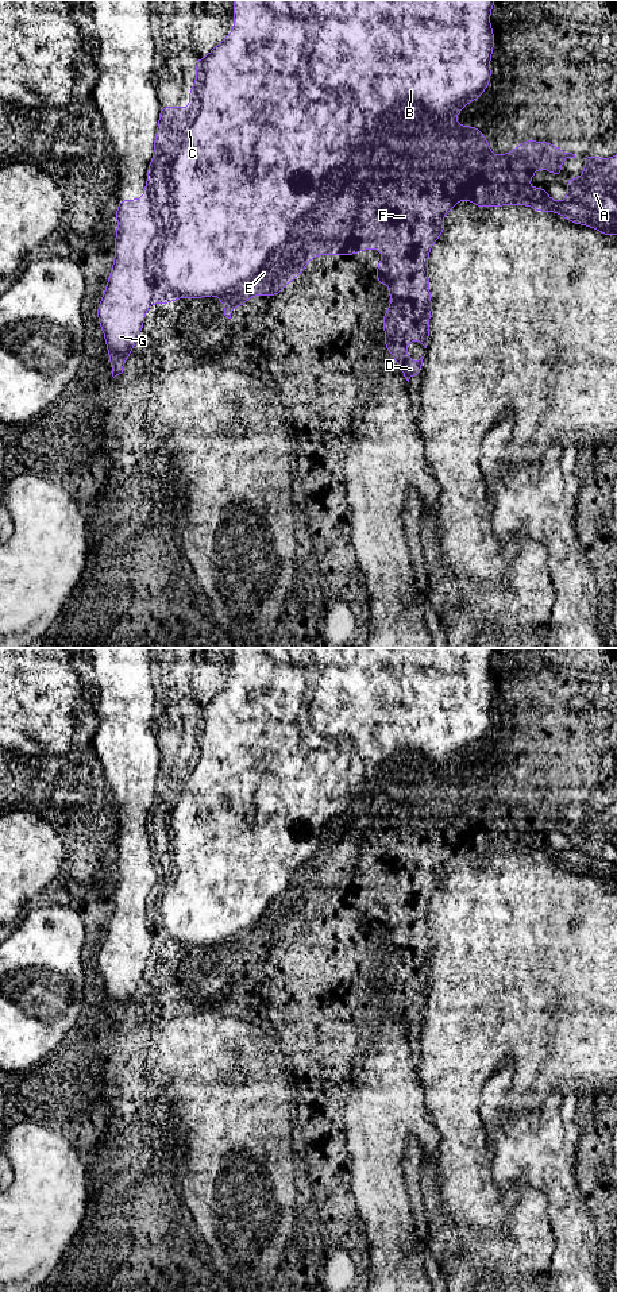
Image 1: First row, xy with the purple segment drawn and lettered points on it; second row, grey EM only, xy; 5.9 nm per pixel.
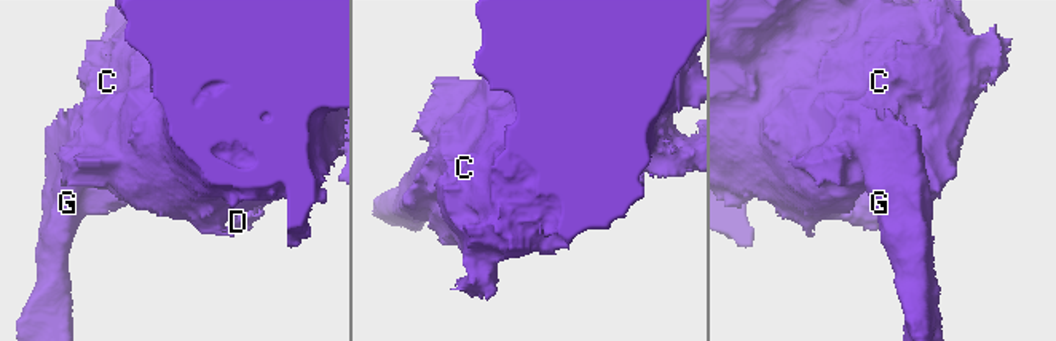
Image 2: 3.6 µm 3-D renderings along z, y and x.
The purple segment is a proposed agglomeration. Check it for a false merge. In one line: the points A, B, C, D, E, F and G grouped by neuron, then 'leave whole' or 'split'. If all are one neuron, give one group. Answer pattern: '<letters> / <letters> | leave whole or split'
A B C D E F / G | split

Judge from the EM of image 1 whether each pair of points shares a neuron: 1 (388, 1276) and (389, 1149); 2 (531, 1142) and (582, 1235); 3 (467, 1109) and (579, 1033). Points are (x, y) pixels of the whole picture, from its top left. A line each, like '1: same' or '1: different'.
1: same
2: same
3: same

